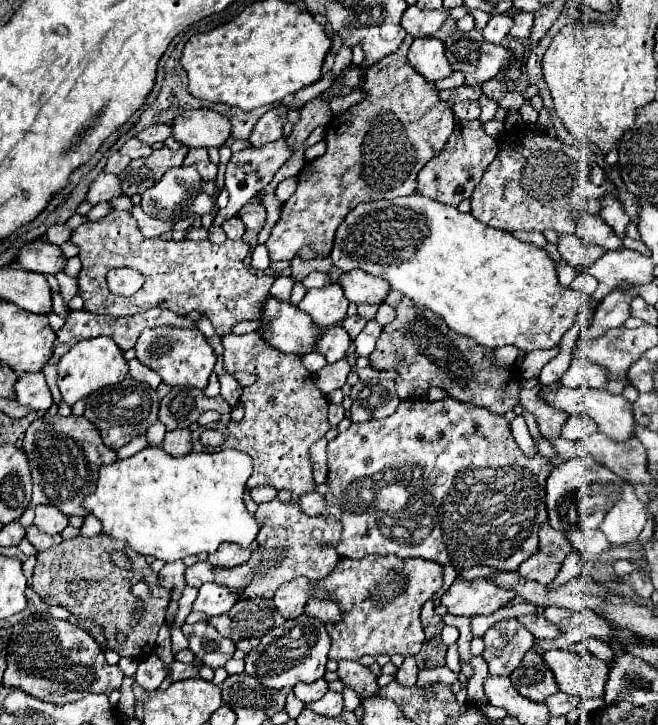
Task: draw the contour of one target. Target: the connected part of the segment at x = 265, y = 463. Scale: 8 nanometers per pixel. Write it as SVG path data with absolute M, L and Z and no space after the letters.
M256 331L246 335L224 335L222 345L224 369L228 373L238 371L238 365L234 365L238 349L238 357L248 357L244 361L244 371L256 375L256 383L246 387L240 397L244 405L244 419L240 423L208 425L226 435L224 447L248 453L254 459L254 473L250 475L246 487L254 489L260 485L270 485L276 491L286 489L296 497L316 491L310 447L330 429L328 399L314 385L314 379L304 367L302 357L286 355L274 349Z

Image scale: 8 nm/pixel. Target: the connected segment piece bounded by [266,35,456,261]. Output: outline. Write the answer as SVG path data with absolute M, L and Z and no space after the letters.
M406 35L398 51L372 65L372 69L366 71L364 99L332 117L326 125L326 153L302 167L298 175L298 189L282 205L280 219L272 227L272 233L266 241L272 261L292 261L302 247L310 247L316 257L328 257L338 225L344 221L344 215L356 207L356 203L412 195L416 191L418 171L444 149L448 137L454 131L456 119L450 105L440 101L434 83L426 81L408 63L408 49L412 41L414 37Z

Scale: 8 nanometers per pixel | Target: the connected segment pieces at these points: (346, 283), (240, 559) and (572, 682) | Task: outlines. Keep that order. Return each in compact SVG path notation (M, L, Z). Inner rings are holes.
M360 269L348 271L338 281L344 289L344 295L352 303L366 303L366 305L382 305L390 293L390 285L384 279L368 275Z
M222 543L216 553L208 555L208 561L216 567L236 567L248 561L254 549L256 549L256 543L252 543L250 547L236 547L236 543Z
M566 649L546 651L544 663L552 669L558 689L580 699L604 697L604 685L608 679L608 665L596 657L582 657Z

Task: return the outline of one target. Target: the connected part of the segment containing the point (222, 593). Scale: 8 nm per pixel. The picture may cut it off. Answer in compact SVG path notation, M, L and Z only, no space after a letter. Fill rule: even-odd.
M206 583L200 587L200 593L196 601L192 603L192 611L202 611L208 617L216 617L228 611L236 603L236 595L230 593L230 589L216 585L216 583Z

